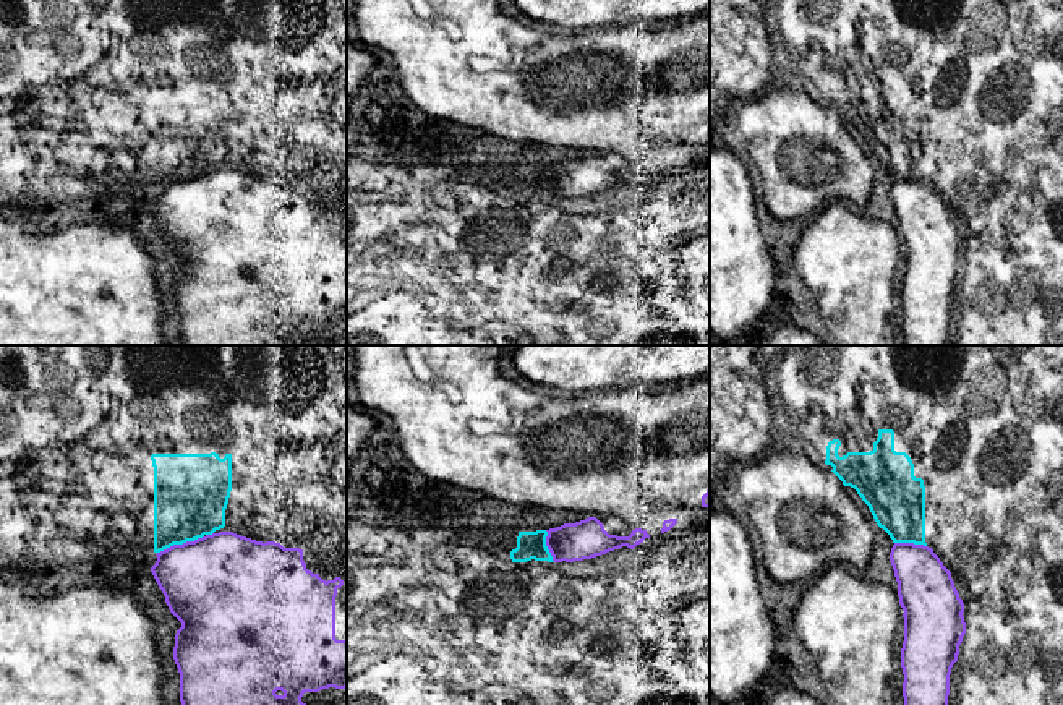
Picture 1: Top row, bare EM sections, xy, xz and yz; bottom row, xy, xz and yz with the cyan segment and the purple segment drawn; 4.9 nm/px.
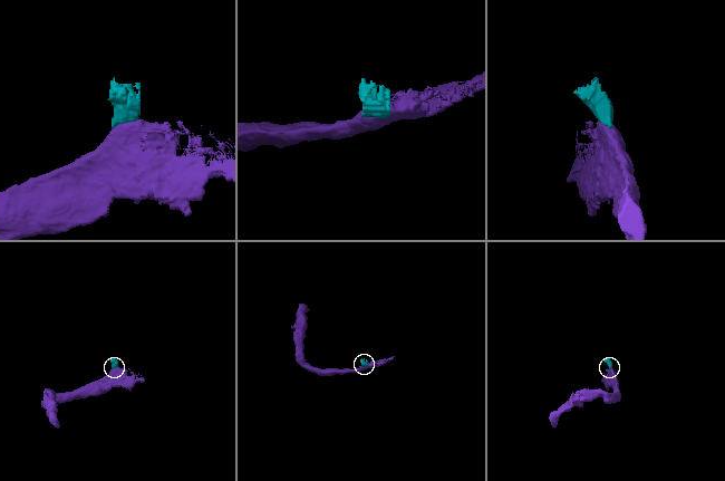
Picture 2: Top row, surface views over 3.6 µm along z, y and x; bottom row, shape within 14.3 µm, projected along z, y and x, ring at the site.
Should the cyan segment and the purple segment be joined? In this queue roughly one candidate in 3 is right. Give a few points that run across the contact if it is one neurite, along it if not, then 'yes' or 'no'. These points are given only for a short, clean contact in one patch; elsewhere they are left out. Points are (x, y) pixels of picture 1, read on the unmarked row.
xy (203, 172), (174, 180), (157, 190) | no

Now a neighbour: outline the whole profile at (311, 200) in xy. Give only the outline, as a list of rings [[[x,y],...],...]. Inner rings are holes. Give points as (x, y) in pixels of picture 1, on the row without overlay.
[[[219,169],[194,178],[173,182],[156,193],[157,198],[151,209],[170,250],[181,259],[173,284],[173,297],[180,310],[181,345],[308,345],[301,339],[305,329],[347,324],[347,212],[324,206],[306,185],[284,185],[275,178],[263,180],[233,169]]]

